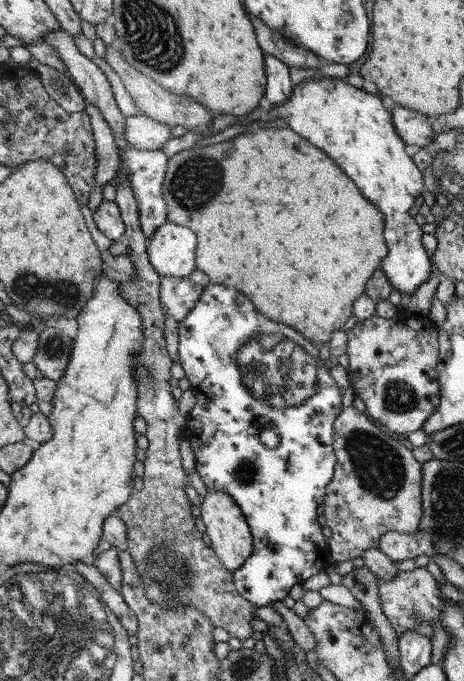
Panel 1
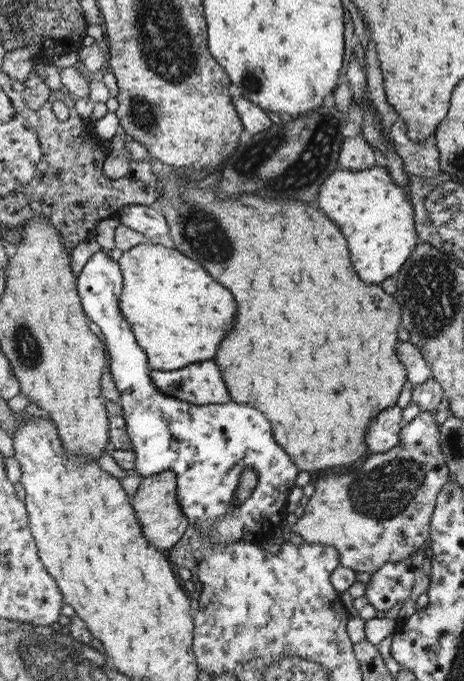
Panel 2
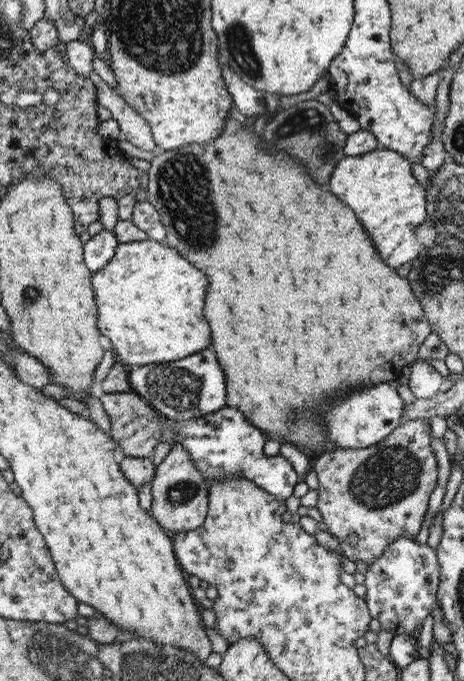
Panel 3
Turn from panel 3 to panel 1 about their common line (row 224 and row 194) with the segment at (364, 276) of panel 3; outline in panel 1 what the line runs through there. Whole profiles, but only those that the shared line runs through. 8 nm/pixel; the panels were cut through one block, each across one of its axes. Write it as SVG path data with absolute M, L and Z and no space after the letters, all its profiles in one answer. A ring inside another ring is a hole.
M256 126L233 139L181 150L170 157L167 162L162 190L167 204L168 221L188 228L196 228L193 231L200 236L196 269L205 272L216 284L228 284L228 286L240 288L240 292L244 292L262 314L272 316L272 320L276 320L276 322L296 328L308 340L316 344L329 341L333 332L342 328L346 320L353 314L354 300L364 294L366 282L370 280L372 272L380 266L380 262L388 254L388 247L382 236L385 227L384 216L380 214L380 210L372 202L368 202L364 196L360 196L360 190L356 188L356 184L336 166L336 162L330 156L326 156L320 148L314 148L312 144L308 144L308 140L298 136L298 133L290 127Z

